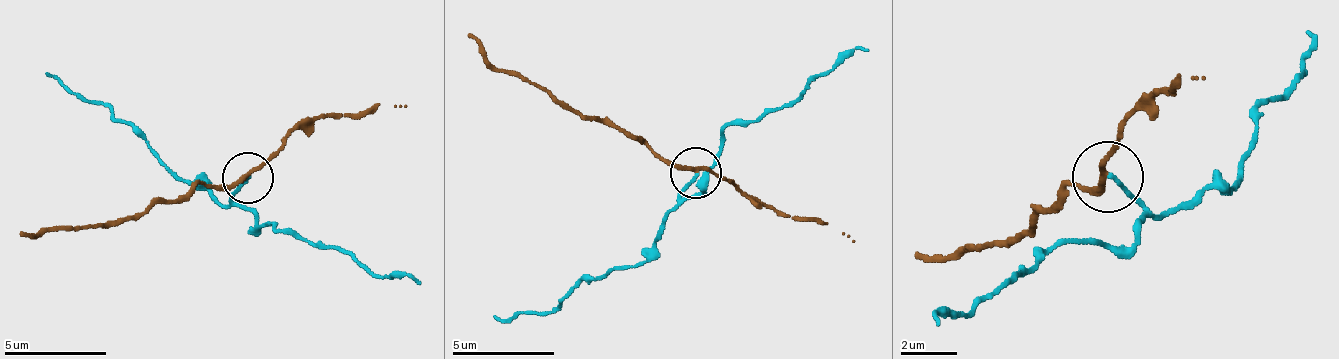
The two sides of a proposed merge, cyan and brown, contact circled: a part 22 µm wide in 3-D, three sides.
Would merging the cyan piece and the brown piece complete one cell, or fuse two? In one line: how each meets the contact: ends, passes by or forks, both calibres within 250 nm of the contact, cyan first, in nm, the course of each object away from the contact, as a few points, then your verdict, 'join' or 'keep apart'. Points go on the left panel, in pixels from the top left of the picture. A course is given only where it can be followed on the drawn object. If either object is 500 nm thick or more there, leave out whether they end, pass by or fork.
cyan ends there; brown passes by; 160 nm thick on the cyan side, 190 nm on the other; cyan runs (246, 176), (236, 201), (256, 227), (271, 222), (282, 232), (343, 247), (373, 273), (404, 273), (419, 283); brown runs (246, 176), (215, 186), (200, 181), (175, 201), (113, 222), (52, 227), (22, 237); keep apart

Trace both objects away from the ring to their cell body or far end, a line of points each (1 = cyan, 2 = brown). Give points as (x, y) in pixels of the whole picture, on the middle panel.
1: (694, 173), (684, 199), (704, 189), (719, 138), (730, 122), (791, 107), (852, 51), (867, 51)
2: (694, 173), (663, 163), (623, 128), (561, 107), (500, 71), (470, 36)

